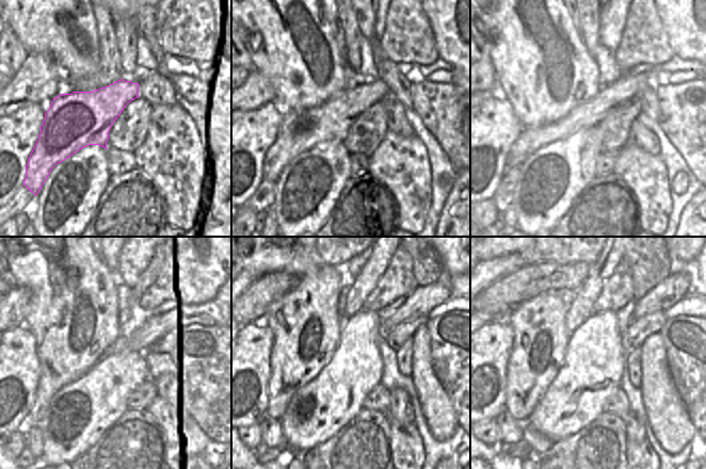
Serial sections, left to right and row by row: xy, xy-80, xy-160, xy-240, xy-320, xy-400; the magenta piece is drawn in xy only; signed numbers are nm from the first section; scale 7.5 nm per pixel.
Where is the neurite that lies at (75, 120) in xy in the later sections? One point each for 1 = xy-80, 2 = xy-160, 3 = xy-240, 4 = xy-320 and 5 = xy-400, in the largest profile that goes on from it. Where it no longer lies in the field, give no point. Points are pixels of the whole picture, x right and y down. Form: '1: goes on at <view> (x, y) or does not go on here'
1: goes on at xy-80 (302, 129)
2: goes on at xy-160 (588, 114)
3: goes on at xy-240 (174, 319)
4: goes on at xy-320 (418, 304)
5: goes on at xy-400 (675, 287)

